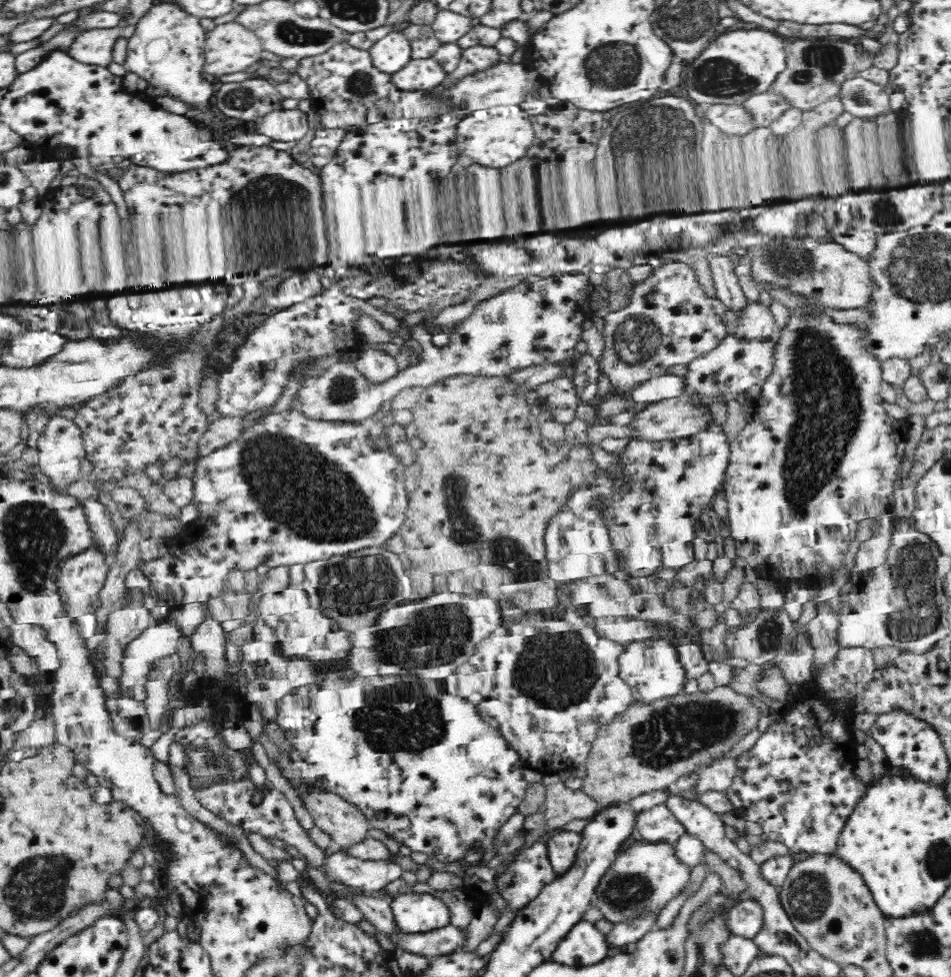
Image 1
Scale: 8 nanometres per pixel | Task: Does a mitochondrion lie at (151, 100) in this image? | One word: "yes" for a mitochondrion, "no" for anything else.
no

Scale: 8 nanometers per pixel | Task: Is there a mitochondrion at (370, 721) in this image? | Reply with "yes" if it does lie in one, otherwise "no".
yes

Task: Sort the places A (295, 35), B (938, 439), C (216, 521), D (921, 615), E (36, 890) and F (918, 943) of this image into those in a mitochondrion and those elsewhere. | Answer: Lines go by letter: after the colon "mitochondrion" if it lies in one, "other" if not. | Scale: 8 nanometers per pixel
A: mitochondrion
B: other
C: other
D: mitochondrion
E: mitochondrion
F: mitochondrion

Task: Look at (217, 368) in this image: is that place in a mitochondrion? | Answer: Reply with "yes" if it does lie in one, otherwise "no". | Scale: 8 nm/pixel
no

